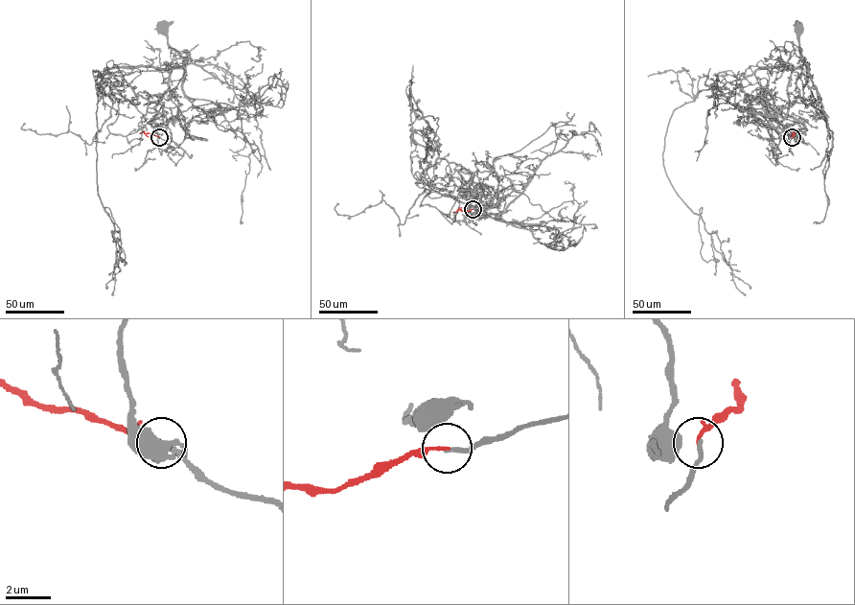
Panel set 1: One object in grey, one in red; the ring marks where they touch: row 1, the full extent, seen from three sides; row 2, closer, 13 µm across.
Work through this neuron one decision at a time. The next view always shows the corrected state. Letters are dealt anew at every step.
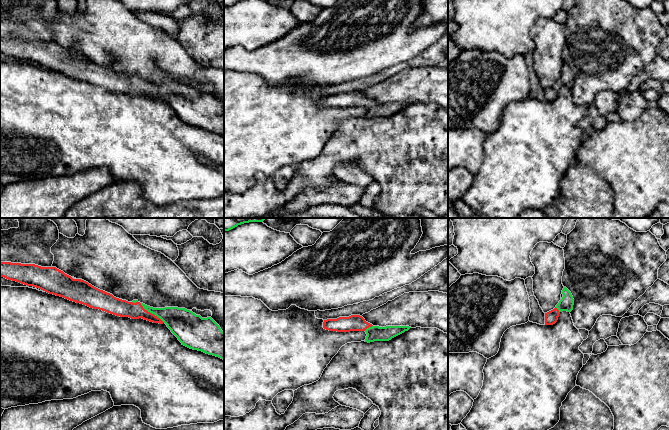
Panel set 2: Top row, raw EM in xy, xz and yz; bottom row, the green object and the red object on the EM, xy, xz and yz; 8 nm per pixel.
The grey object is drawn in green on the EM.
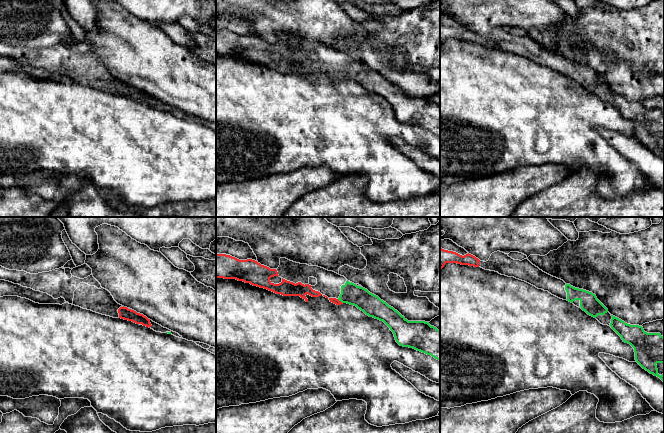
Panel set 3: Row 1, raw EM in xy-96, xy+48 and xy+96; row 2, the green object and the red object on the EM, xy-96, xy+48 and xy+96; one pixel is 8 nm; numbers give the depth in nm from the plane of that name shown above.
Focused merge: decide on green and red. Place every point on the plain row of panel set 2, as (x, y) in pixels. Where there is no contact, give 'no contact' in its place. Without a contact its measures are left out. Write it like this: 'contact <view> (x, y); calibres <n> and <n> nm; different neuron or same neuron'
contact xy (152, 89); calibres 220 and 140 nm; same neuron

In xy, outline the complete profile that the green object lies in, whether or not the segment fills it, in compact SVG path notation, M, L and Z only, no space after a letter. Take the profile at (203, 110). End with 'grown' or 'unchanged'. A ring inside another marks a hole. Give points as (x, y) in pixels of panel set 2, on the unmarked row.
M0 37L0 52L116 92L165 99L182 121L224 136L224 108L211 93L202 94L185 84L153 84L138 76L128 78L73 55L56 43Z; grown

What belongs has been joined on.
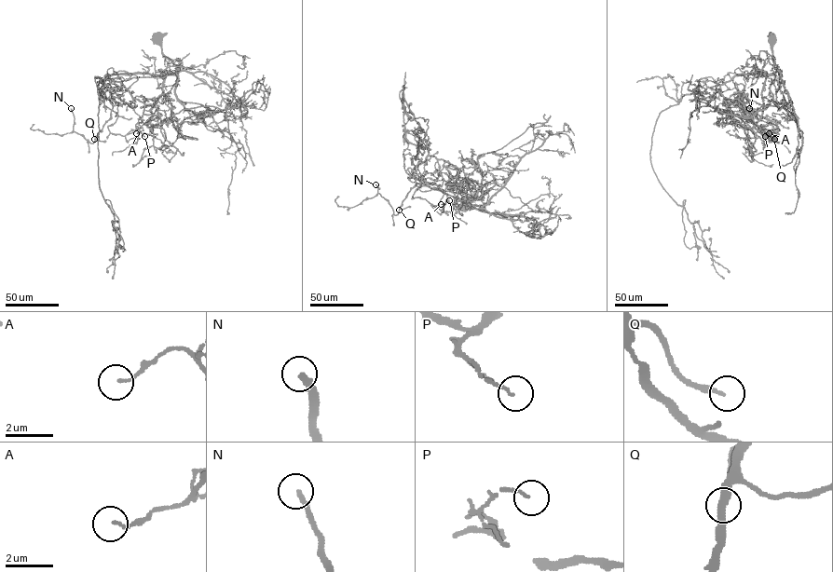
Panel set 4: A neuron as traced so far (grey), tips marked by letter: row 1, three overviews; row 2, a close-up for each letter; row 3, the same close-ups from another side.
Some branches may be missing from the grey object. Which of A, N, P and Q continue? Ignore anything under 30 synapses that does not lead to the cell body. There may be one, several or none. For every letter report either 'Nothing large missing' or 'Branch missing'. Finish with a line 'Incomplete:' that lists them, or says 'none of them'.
A: Nothing large missing
N: Branch missing
P: Nothing large missing
Q: Branch missing
Incomplete: N, Q

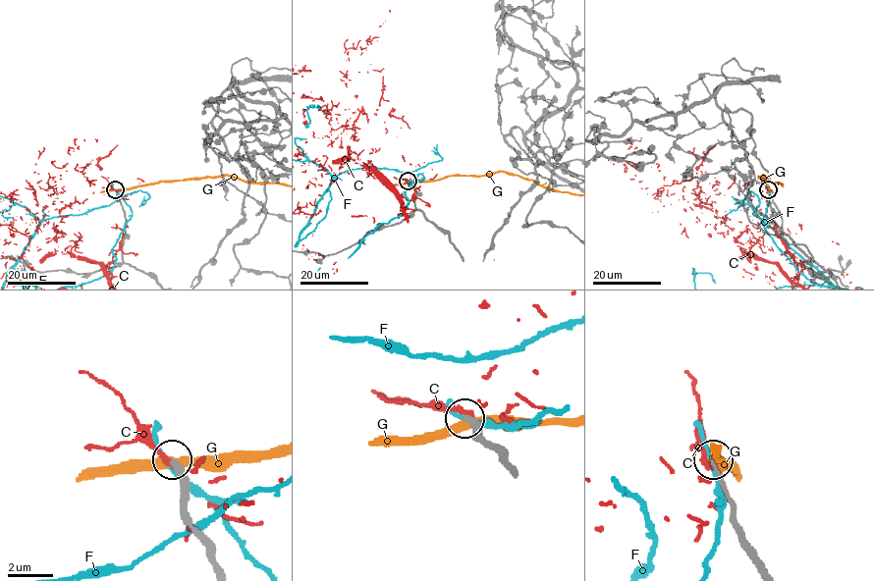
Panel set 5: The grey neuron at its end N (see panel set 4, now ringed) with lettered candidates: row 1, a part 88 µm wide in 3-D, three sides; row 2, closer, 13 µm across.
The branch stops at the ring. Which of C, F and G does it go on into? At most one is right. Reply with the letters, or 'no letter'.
no letter

